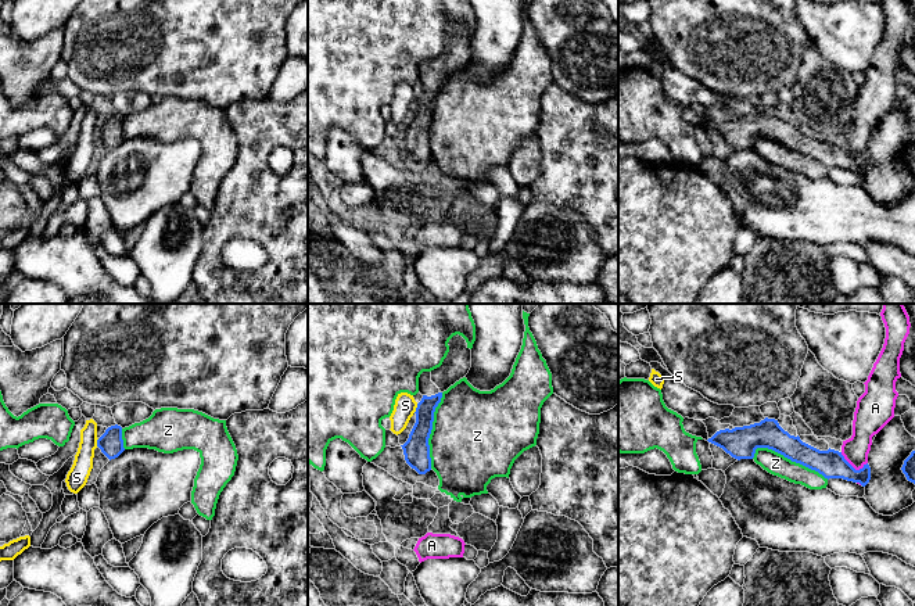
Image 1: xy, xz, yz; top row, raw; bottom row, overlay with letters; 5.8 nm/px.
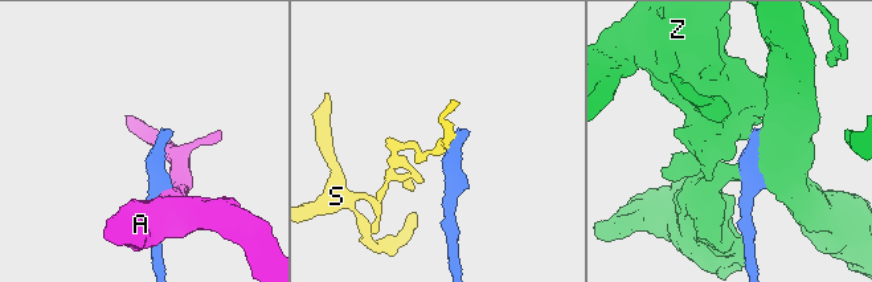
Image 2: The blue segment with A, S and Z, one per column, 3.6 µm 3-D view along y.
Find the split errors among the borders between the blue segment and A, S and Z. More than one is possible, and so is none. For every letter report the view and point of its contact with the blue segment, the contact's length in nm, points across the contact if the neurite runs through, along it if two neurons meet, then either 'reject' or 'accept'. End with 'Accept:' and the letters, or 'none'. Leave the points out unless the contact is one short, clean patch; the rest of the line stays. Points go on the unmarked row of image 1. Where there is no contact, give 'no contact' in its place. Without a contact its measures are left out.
A: yz (851, 156) | 170 nm | along yz (840, 142), (856, 158), (861, 158), (867, 153) | reject
S: xz (416, 97) | 60 nm | along xz (417, 93), (413, 101) | reject
Z: yz (792, 150) | 460 nm | reject
Accept: none

